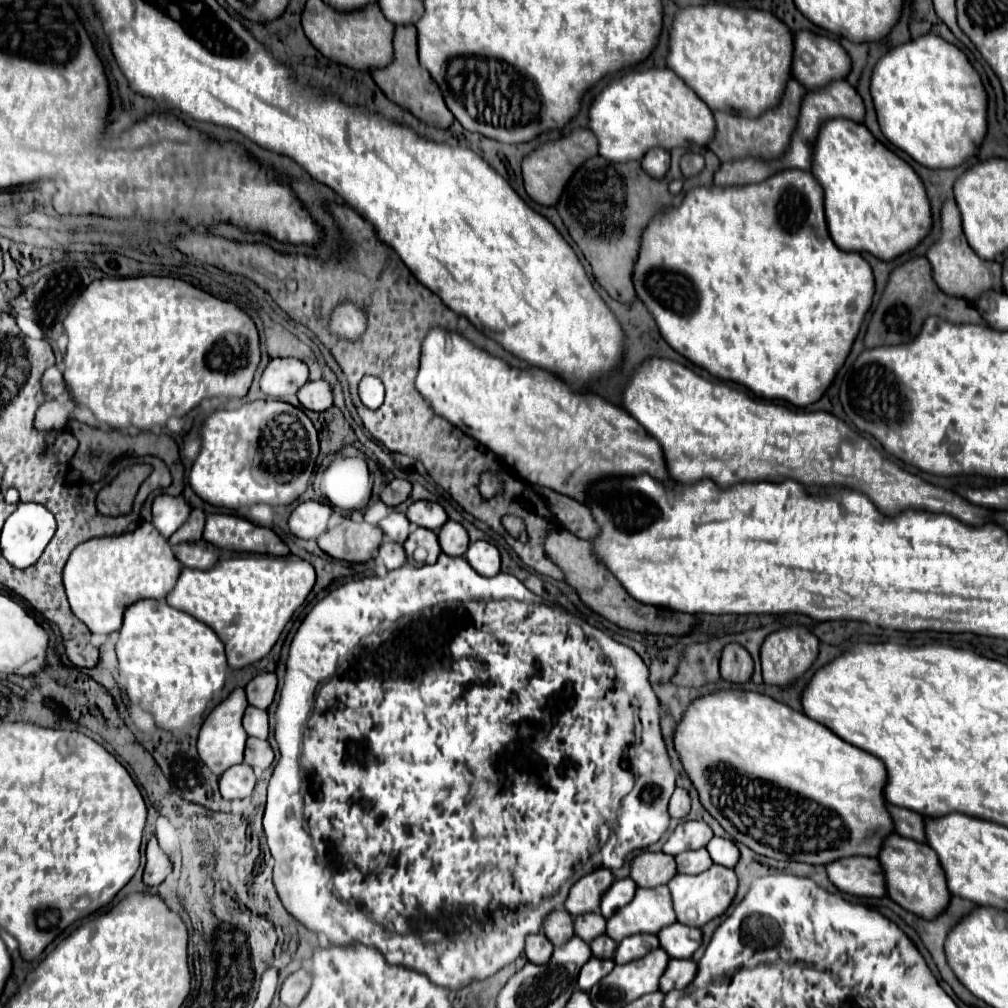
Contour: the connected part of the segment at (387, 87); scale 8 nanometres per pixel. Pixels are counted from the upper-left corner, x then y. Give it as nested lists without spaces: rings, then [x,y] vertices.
[[[412,24],[396,26],[392,44],[394,44],[394,58],[392,58],[392,62],[388,66],[384,66],[384,68],[372,68],[370,70],[374,82],[380,86],[380,90],[392,102],[408,108],[416,118],[420,118],[420,120],[424,120],[426,124],[432,124],[432,126],[448,128],[452,124],[454,116],[446,108],[446,104],[444,104],[444,100],[440,96],[440,90],[436,88],[436,82],[418,64],[418,56],[416,56],[416,28]]]

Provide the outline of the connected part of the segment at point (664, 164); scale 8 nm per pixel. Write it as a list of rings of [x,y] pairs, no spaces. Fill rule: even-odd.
[[[652,148],[646,152],[642,158],[642,168],[652,176],[652,178],[664,178],[668,168],[670,168],[670,152],[664,148]]]

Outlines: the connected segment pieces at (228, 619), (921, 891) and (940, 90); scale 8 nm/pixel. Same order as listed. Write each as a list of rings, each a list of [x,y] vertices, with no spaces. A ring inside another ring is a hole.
[[[244,556],[218,560],[208,570],[182,568],[166,602],[210,626],[226,646],[232,668],[264,658],[276,644],[286,622],[306,600],[316,574],[310,562],[290,556]]]
[[[890,834],[882,842],[882,848],[876,858],[884,870],[884,882],[886,882],[888,896],[894,902],[898,902],[902,908],[922,918],[934,918],[946,908],[950,900],[950,892],[944,884],[944,874],[940,872],[936,854],[926,844],[902,838],[898,834]]]
[[[926,34],[926,36],[920,36],[916,40],[910,40],[906,44],[900,44],[896,48],[890,48],[874,66],[872,70],[872,78],[870,78],[870,96],[872,96],[872,102],[874,102],[874,110],[876,110],[876,120],[878,120],[878,126],[882,130],[882,134],[900,150],[904,150],[910,158],[914,158],[918,164],[926,166],[926,168],[954,168],[958,164],[962,164],[966,158],[974,156],[976,148],[980,146],[984,134],[986,134],[986,92],[984,92],[984,86],[982,86],[982,80],[978,76],[978,72],[970,66],[968,58],[964,56],[964,52],[960,52],[954,44],[948,44],[944,38],[936,36],[936,34]]]

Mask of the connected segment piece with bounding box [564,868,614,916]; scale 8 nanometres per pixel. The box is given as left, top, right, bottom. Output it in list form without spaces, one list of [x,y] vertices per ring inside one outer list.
[[[598,868],[586,876],[582,876],[568,892],[568,898],[564,902],[564,908],[576,916],[576,914],[584,914],[584,912],[596,912],[600,906],[600,896],[604,894],[604,888],[608,888],[608,884],[612,884],[614,876],[610,874],[610,870]]]

